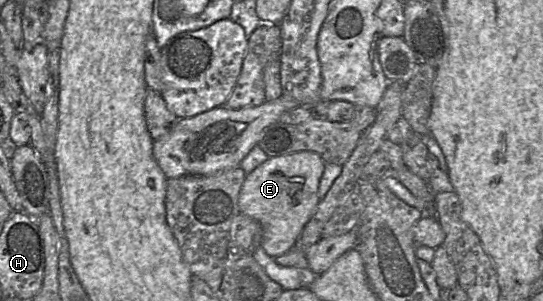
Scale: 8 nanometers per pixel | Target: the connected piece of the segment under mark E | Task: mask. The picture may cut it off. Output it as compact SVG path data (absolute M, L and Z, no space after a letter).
M299 151L270 157L246 175L240 190L240 214L248 216L262 227L261 247L272 258L291 250L318 205L318 188L325 162L313 151Z

